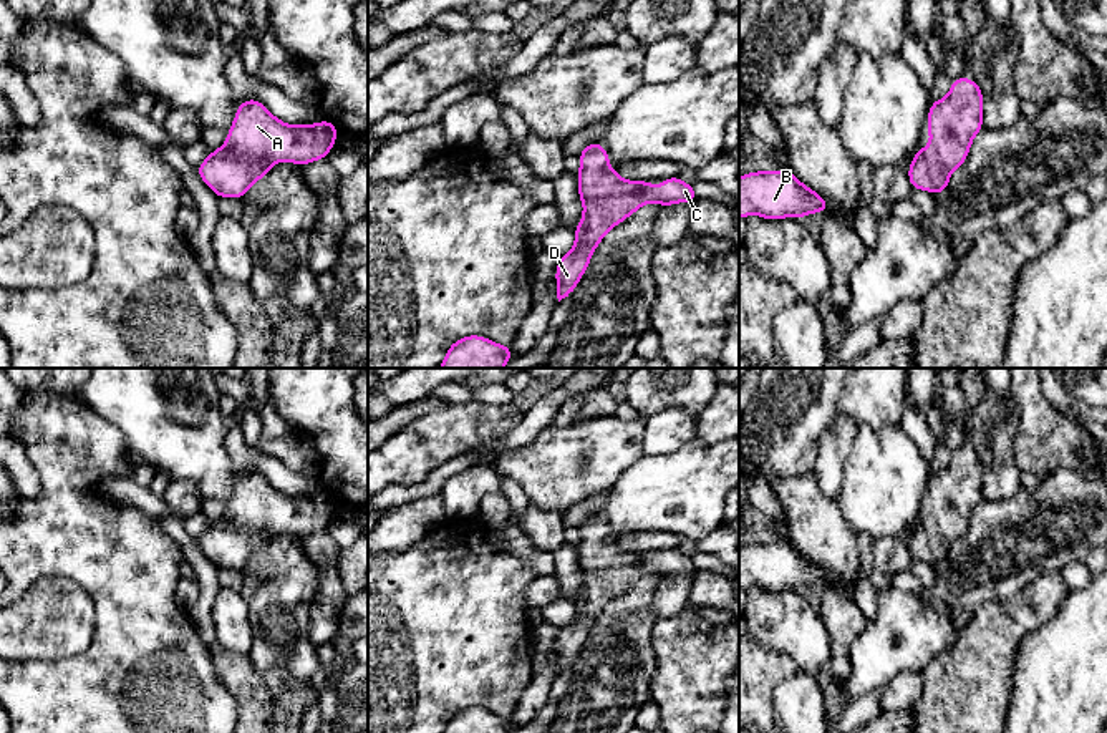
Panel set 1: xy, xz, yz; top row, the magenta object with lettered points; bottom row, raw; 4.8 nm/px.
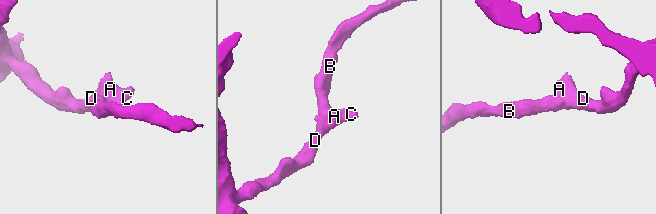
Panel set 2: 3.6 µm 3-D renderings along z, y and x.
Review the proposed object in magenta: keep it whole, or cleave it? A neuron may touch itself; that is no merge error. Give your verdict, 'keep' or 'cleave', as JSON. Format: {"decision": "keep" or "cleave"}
{"decision": "keep"}

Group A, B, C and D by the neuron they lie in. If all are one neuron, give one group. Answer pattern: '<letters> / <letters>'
A B C D

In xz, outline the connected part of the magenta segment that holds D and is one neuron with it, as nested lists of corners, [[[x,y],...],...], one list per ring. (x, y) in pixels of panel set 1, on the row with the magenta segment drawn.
[[[593,141],[578,154],[578,197],[585,204],[575,232],[575,245],[560,257],[555,269],[558,302],[573,294],[590,259],[610,229],[635,214],[643,204],[656,202],[661,207],[698,201],[691,184],[678,176],[661,179],[655,189],[651,181],[626,181],[610,169],[608,151]]]

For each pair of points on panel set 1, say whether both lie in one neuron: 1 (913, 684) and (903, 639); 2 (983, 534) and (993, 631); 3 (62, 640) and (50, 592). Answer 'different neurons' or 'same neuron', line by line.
1: different neurons
2: different neurons
3: same neuron

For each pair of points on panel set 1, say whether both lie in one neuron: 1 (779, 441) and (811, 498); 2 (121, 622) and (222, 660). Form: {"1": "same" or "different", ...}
{"1": "different", "2": "different"}

